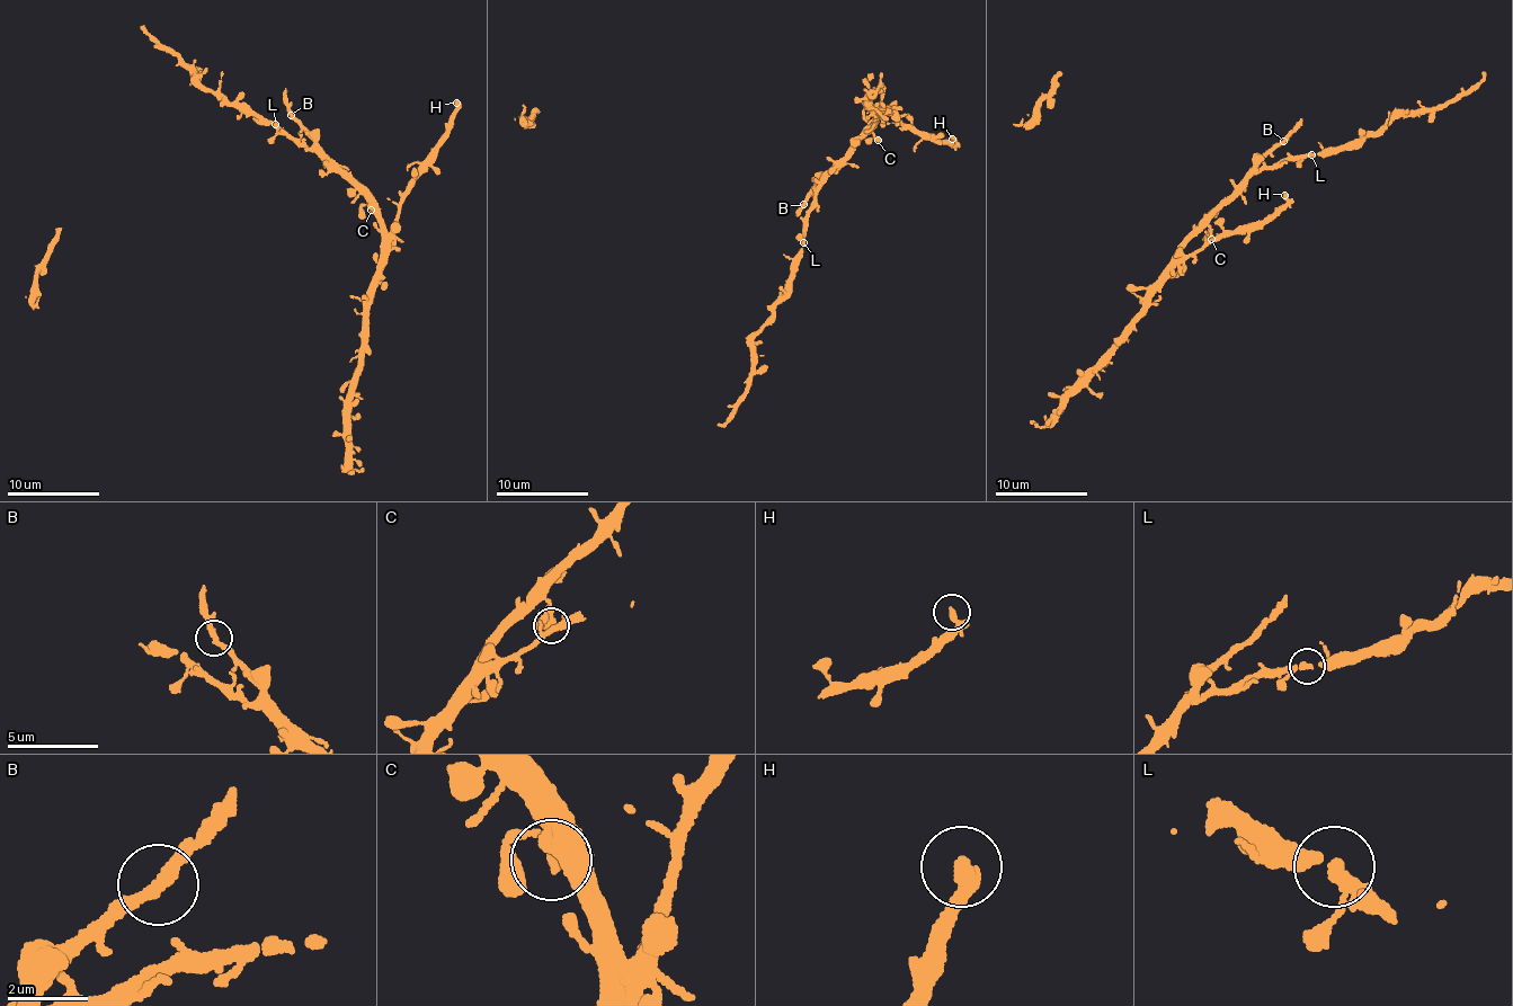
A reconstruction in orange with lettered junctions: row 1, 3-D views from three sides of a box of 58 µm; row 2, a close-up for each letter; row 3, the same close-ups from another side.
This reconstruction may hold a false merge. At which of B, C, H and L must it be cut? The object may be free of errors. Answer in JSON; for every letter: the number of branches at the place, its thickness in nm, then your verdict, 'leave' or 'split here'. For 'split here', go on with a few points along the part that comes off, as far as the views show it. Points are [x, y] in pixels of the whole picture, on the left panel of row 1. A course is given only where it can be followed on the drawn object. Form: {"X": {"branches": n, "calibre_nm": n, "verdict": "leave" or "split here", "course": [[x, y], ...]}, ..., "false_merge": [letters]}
{"B": {"branches": 2, "calibre_nm": 280, "verdict": "leave"}, "C": {"branches": 2, "calibre_nm": 220, "verdict": "leave"}, "H": {"branches": 2, "calibre_nm": 240, "verdict": "leave"}, "L": {"branches": 2, "calibre_nm": 220, "verdict": "leave"}, "false_merge": []}

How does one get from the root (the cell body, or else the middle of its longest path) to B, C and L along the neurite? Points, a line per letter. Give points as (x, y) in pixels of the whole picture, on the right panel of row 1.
B: (1252, 174), (1267, 152), (1283, 141)
C: (1252, 174), (1238, 183), (1230, 197), (1216, 206), (1208, 222), (1211, 239)
L: (1252, 174), (1313, 154)

